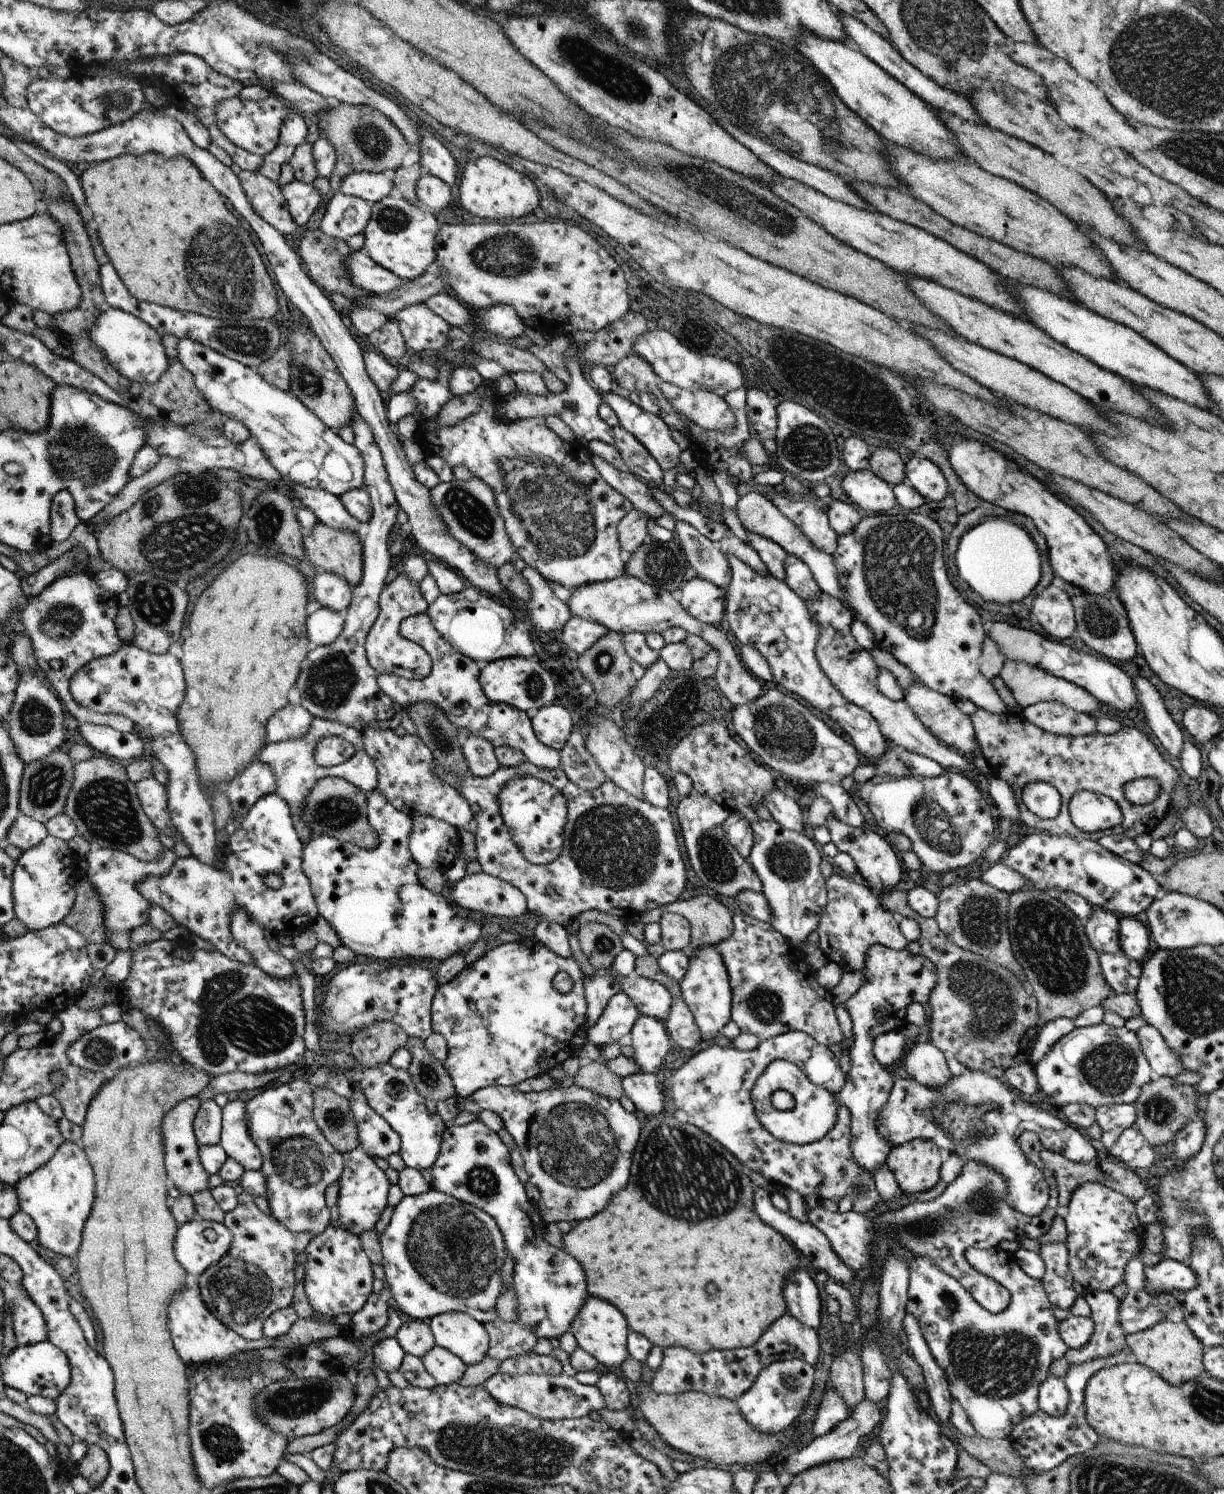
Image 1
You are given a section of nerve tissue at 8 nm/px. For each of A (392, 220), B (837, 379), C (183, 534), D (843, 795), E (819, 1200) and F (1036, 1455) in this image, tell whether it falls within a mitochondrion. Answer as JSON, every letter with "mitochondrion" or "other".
{"A":"mitochondrion","B":"other","C":"mitochondrion","D":"other","E":"other","F":"other"}

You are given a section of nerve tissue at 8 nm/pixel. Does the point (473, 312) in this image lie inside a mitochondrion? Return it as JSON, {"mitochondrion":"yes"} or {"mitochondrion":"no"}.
{"mitochondrion":"no"}

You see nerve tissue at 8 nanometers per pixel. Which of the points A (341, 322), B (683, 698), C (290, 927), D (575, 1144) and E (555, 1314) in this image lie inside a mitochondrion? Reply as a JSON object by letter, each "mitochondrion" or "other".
{"A":"other","B":"mitochondrion","C":"other","D":"mitochondrion","E":"other"}

